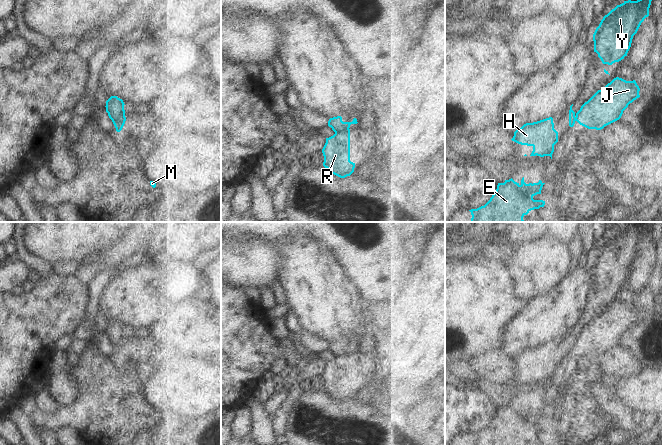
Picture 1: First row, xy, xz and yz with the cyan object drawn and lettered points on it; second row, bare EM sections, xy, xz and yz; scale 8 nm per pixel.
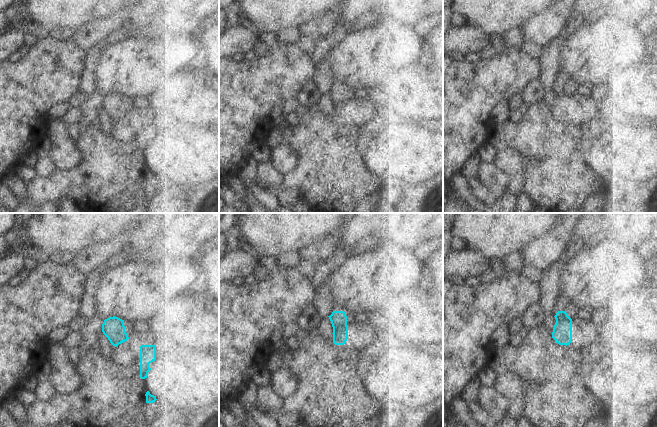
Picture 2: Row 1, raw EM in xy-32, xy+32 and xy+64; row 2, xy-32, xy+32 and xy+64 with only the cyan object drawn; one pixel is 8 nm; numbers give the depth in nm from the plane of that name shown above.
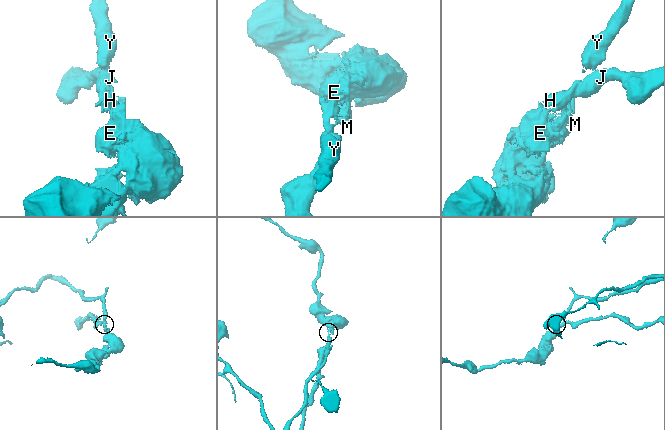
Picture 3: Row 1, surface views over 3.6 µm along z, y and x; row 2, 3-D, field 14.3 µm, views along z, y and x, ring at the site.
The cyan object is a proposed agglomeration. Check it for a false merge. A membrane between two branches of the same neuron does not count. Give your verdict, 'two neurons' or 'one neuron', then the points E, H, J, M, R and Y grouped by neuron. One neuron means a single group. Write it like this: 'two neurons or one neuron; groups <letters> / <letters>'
two neurons; groups E H M Y / J R

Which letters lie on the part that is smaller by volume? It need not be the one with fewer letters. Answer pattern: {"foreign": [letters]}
{"foreign": ["J", "R"]}

